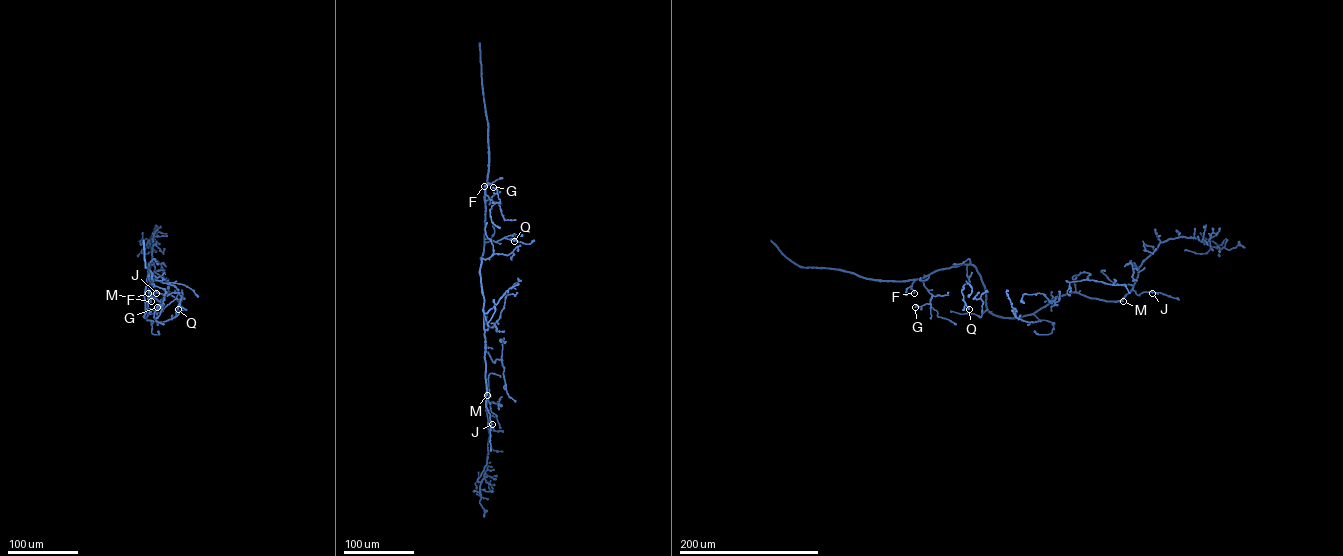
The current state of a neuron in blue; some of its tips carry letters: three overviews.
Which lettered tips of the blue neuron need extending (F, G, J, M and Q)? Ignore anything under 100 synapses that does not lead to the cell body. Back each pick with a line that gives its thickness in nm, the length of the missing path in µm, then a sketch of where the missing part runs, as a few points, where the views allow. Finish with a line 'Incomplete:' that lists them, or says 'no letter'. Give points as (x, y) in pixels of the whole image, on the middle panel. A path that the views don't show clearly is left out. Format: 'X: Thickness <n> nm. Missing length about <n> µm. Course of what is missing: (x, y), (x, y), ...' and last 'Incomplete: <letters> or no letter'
M: Thickness 320 nm. Missing length about 80 µm. Course of what is missing: (487, 395), (494, 403), (494, 440)
Incomplete: M

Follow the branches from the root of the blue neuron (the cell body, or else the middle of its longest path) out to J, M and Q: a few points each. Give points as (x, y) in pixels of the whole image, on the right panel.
J: (1019, 317), (1033, 314), (1059, 296), (1072, 292), (1109, 301), (1120, 301), (1133, 289), (1138, 295), (1152, 293)
M: (1019, 317), (1033, 314), (1059, 296), (1072, 292), (1123, 301)
Q: (1019, 317), (997, 316), (987, 309), (984, 285), (971, 265), (966, 268), (969, 281), (961, 290), (969, 309)

